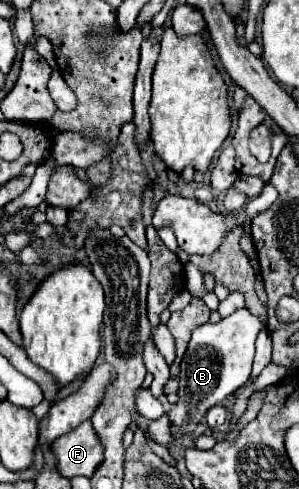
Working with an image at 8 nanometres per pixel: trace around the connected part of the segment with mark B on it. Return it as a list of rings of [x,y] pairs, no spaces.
[[[236,310],[234,314],[222,318],[218,324],[202,324],[192,332],[190,346],[180,364],[180,390],[178,404],[168,412],[168,418],[182,432],[192,434],[192,424],[200,422],[200,418],[216,404],[224,402],[232,392],[246,384],[252,372],[254,360],[254,342],[258,332],[262,330],[260,320],[250,314],[250,310]]]

